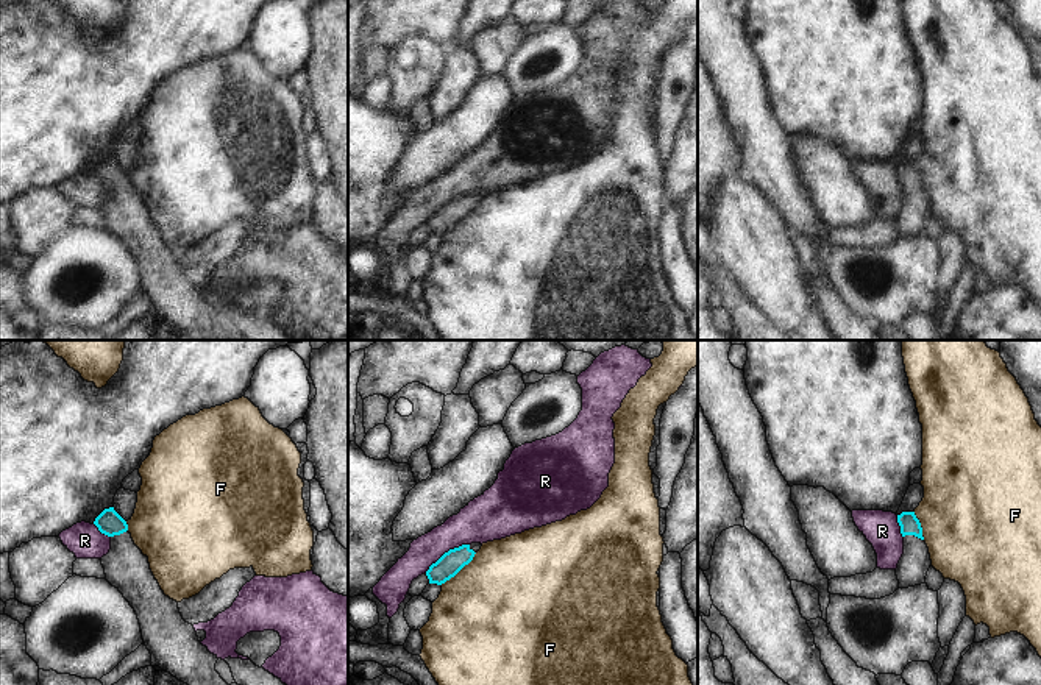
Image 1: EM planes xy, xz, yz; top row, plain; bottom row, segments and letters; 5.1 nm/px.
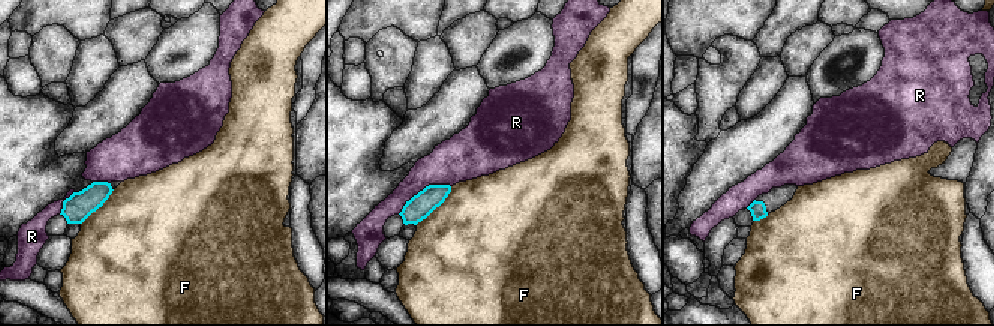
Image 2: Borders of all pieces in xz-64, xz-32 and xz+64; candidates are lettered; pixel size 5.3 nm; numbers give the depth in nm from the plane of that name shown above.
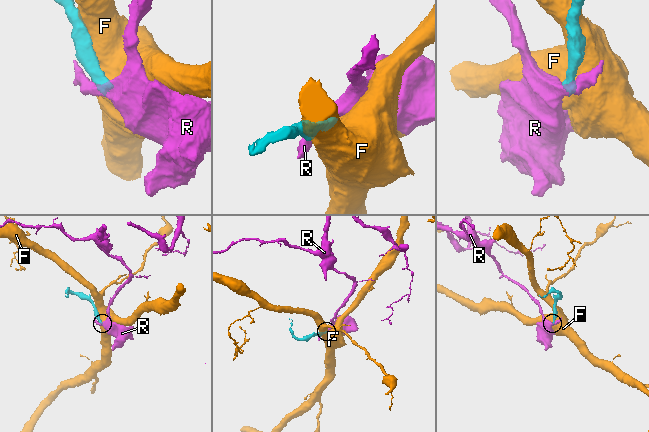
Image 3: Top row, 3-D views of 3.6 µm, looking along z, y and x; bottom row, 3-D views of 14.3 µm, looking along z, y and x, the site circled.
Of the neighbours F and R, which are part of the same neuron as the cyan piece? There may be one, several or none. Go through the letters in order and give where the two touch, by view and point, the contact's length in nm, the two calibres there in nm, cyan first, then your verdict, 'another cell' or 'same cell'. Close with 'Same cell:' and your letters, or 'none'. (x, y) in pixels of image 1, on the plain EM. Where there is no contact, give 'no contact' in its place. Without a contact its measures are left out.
F: xz (459, 220) | 260 nm | 120/500 nm | another cell
R: xz (445, 203) | 280 nm | 120/220 nm | another cell
Same cell: none

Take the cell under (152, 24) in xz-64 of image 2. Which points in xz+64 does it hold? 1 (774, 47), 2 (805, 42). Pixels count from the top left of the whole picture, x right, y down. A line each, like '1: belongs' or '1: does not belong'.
1: does not belong
2: belongs

